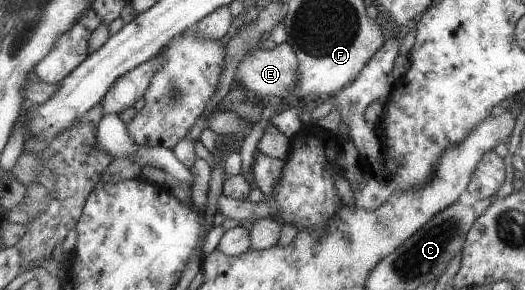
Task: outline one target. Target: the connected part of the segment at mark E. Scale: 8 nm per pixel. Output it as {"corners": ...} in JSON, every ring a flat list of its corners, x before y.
{"corners":[[284,42,275,45,272,50,263,47,254,50,252,54,245,54,240,57,240,62,236,66,235,80,237,84,244,86,246,90,262,96,266,100,278,100,278,97,288,97,290,90,296,88,296,78,298,78,299,63,295,56,295,51,291,46]]}

